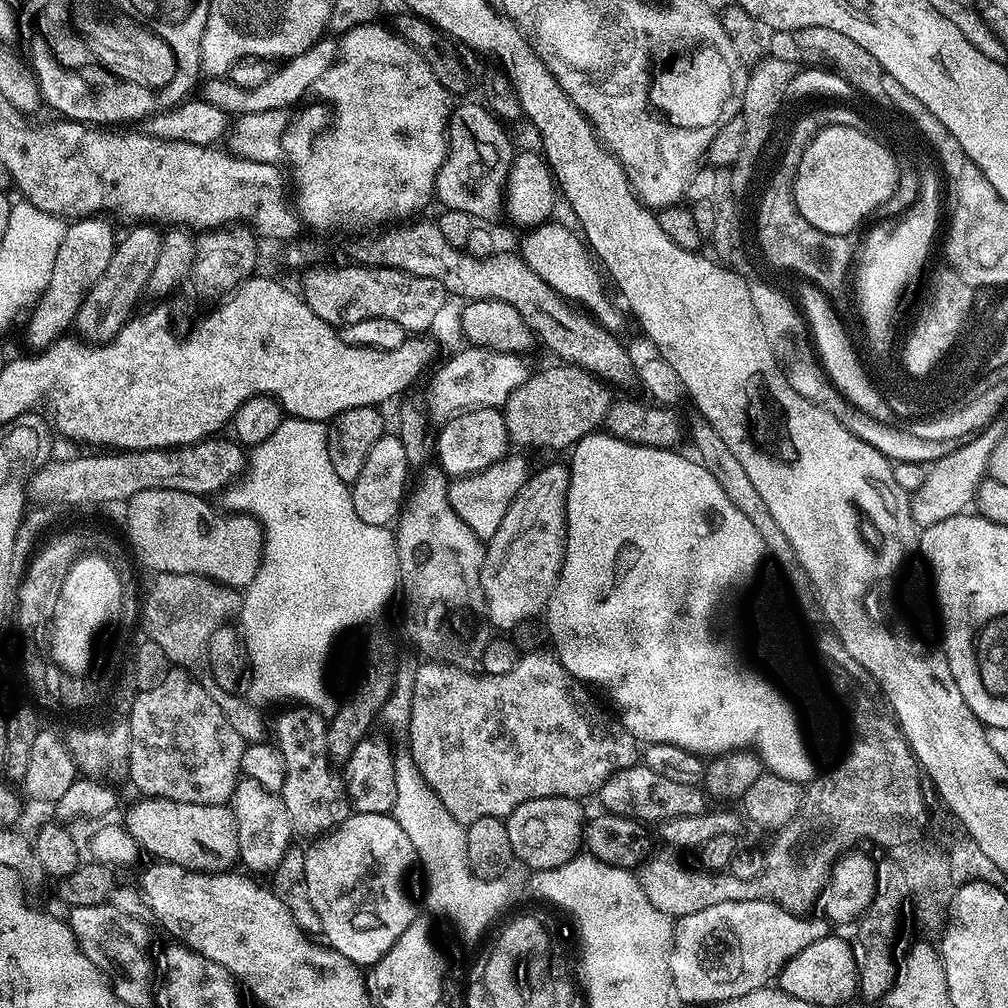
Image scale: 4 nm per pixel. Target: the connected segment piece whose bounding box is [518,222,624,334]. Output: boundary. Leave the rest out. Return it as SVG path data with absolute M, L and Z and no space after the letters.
M556 223L538 224L534 230L529 231L525 235L528 237L520 244L519 255L530 270L538 278L542 278L542 282L546 282L546 286L553 288L561 299L572 306L581 304L585 308L581 309L600 327L613 334L619 333L618 330L623 326L624 320L620 317L619 310L612 305L612 300L608 297L603 282L600 281L601 269L594 263L585 241L575 231L572 233L570 229L563 228L562 225Z

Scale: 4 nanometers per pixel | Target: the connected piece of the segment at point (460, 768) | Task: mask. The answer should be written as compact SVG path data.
M532 650L525 653L516 663L514 670L506 674L494 675L492 673L482 673L469 670L467 668L458 668L454 664L443 662L424 662L416 672L416 684L411 685L413 692L411 715L407 717L408 740L412 743L410 753L420 776L438 794L442 806L450 810L457 822L462 825L473 824L478 818L487 816L498 816L506 818L523 802L542 797L570 797L572 799L585 799L592 793L597 793L601 785L612 776L612 774L632 767L639 761L638 756L639 743L635 736L629 734L623 723L614 720L600 705L597 704L592 696L592 691L583 681L570 674L561 663L555 653L536 652Z

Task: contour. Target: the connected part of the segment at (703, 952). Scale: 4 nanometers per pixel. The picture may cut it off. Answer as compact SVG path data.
M727 900L706 910L691 912L679 917L672 929L672 953L670 970L672 987L677 997L681 996L688 1004L716 1004L726 1000L737 1000L740 996L765 987L775 981L780 971L806 946L818 942L830 935L829 921L823 918L811 920L811 915L796 915L783 903L775 904L772 900Z

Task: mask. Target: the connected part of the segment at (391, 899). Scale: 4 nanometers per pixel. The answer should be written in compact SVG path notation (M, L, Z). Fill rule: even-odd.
M353 811L352 815L346 817L331 832L325 832L319 838L313 839L311 844L312 849L309 847L304 853L304 884L308 887L310 902L314 902L314 910L318 910L318 918L322 918L323 939L327 941L335 952L341 952L347 960L351 960L357 966L371 966L378 963L386 954L386 950L390 950L390 946L394 946L394 942L398 942L398 938L402 938L406 926L410 926L410 922L417 919L418 916L415 906L412 905L411 898L408 897L407 890L404 889L404 879L407 878L412 864L414 868L416 847L410 842L406 830L402 830L402 826L398 826L395 816L387 812L382 814L366 814L365 812L358 811Z

